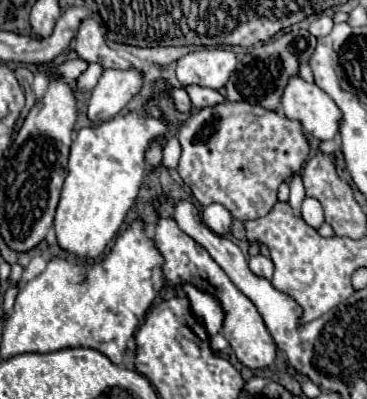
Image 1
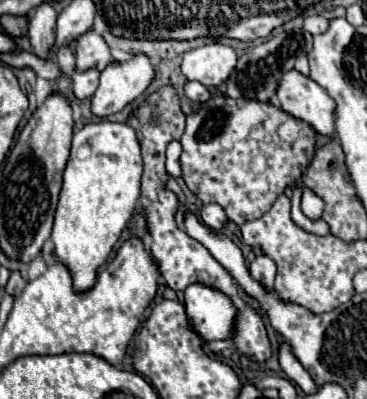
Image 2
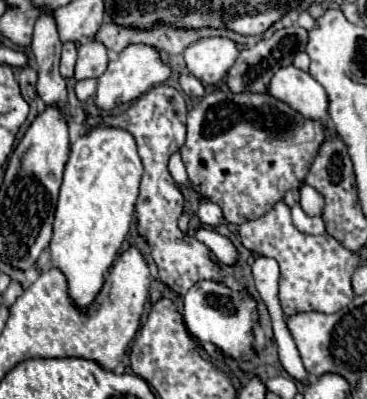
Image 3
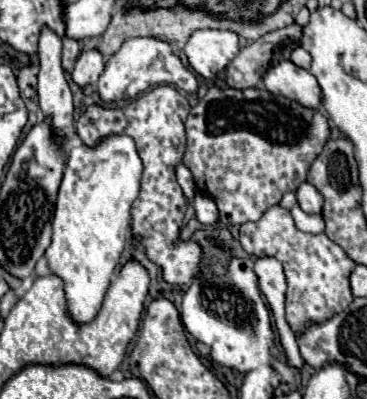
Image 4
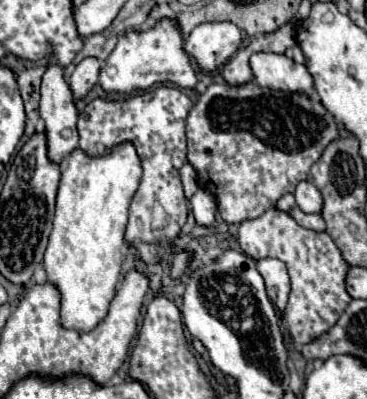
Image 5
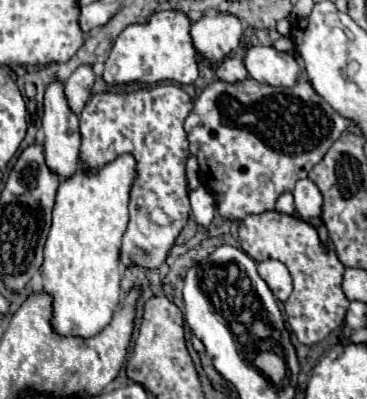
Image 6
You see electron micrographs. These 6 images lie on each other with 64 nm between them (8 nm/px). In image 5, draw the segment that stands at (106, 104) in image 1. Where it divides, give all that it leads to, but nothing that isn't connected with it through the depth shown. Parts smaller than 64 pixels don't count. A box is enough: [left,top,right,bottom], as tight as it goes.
[98,20,196,94]

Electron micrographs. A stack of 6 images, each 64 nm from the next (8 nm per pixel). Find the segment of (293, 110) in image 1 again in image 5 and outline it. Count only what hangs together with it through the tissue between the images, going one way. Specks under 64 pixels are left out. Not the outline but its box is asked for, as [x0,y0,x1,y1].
[250,52,314,96]

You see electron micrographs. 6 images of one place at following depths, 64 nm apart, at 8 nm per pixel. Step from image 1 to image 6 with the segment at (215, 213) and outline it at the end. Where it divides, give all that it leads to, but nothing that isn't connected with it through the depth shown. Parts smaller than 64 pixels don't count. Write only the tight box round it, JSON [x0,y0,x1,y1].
[190,186,216,226]

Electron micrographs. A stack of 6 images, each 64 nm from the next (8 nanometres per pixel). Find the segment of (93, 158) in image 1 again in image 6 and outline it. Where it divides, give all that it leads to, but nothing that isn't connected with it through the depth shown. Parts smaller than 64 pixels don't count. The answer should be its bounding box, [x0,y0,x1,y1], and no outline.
[42,154,136,336]

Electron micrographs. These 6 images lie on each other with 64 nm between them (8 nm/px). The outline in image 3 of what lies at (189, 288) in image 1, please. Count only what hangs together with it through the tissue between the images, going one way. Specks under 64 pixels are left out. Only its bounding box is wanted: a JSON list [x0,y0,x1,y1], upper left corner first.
[184,284,258,360]

